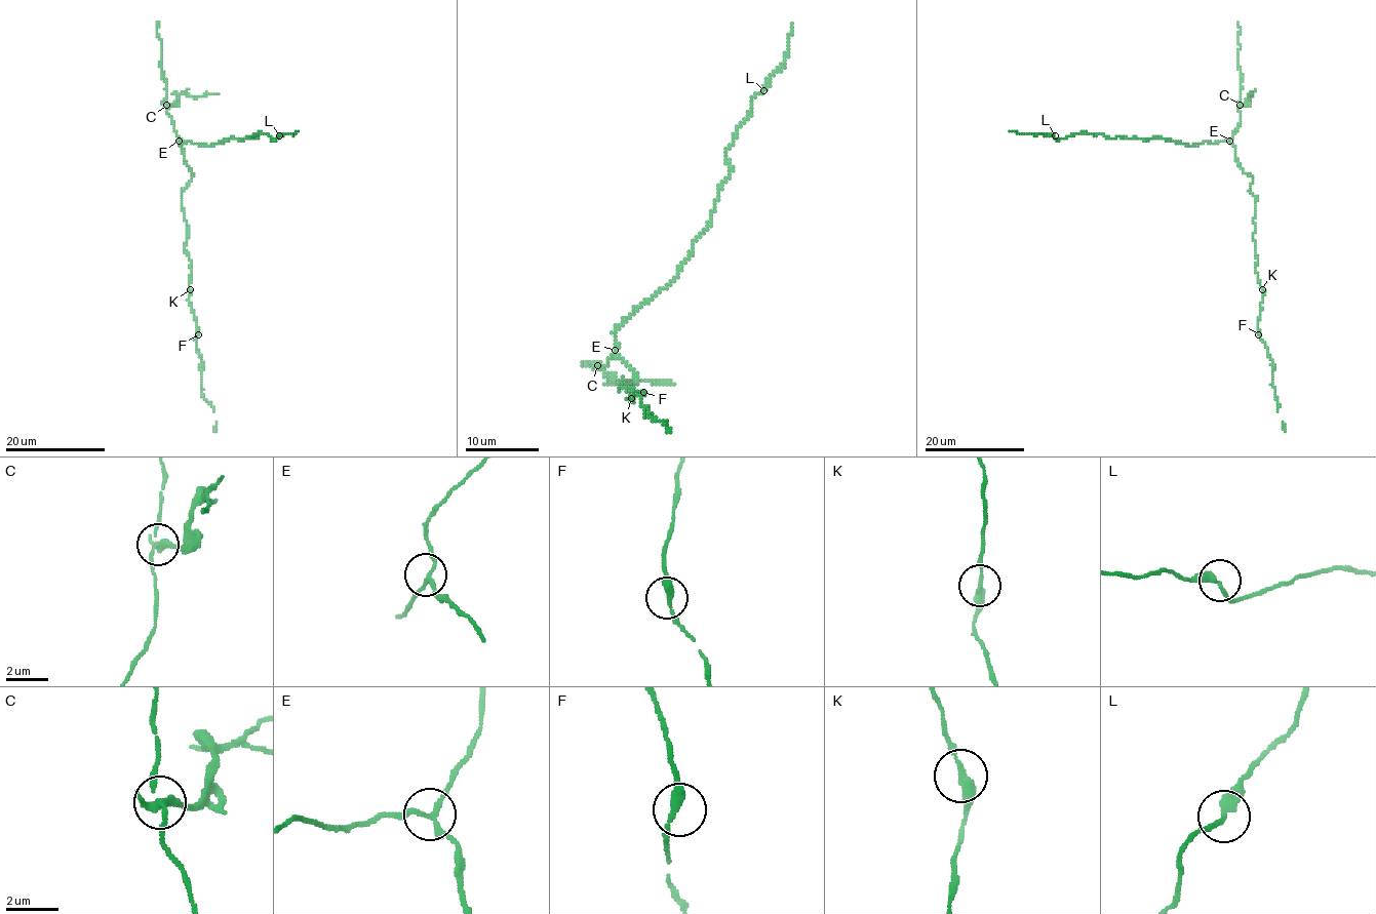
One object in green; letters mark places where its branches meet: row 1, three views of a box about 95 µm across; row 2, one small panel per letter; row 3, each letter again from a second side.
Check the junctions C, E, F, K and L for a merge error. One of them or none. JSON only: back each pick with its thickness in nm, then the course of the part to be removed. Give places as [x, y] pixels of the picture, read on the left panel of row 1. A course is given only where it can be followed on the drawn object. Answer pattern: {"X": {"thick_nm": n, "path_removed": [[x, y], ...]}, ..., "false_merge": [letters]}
{"C": {"thick_nm": 240, "path_removed": [[167, 105], [172, 106], [180, 94], [218, 94]]}, "false_merge": ["C"]}

